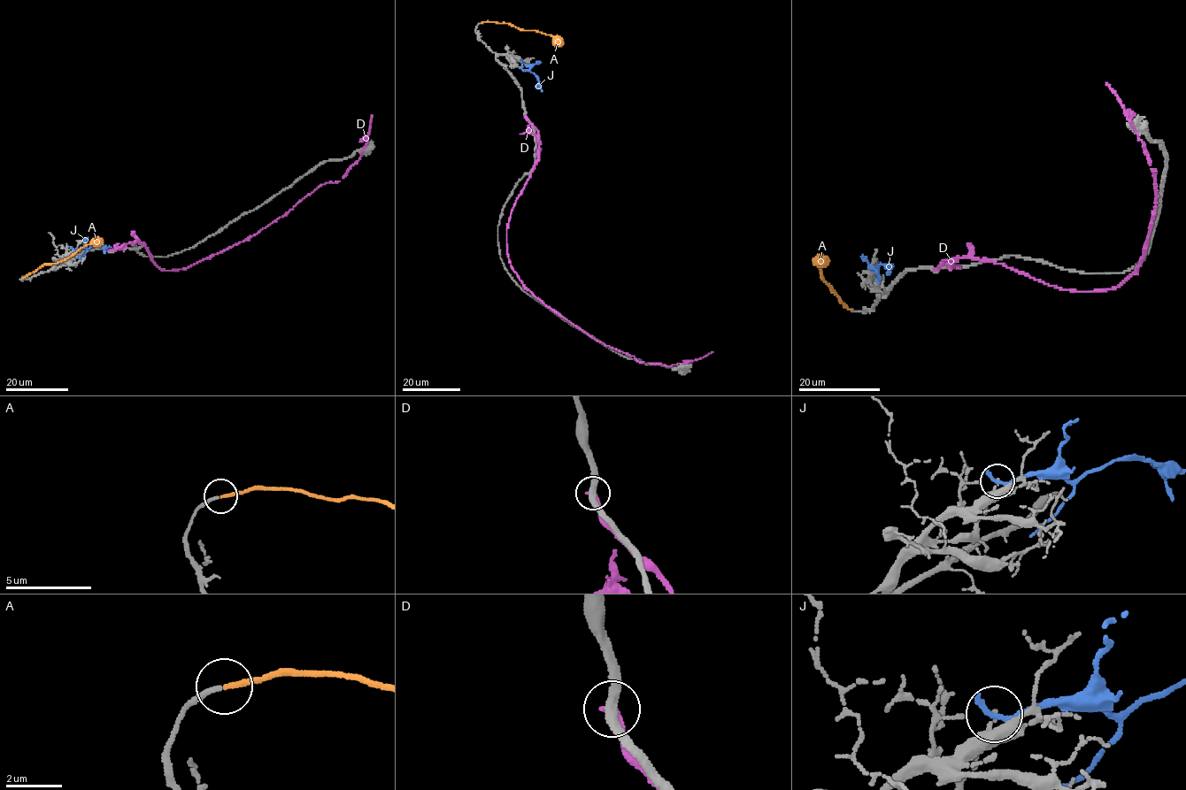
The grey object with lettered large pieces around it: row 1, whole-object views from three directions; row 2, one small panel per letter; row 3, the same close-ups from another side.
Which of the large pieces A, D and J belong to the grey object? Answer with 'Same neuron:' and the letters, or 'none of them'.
Same neuron: A

